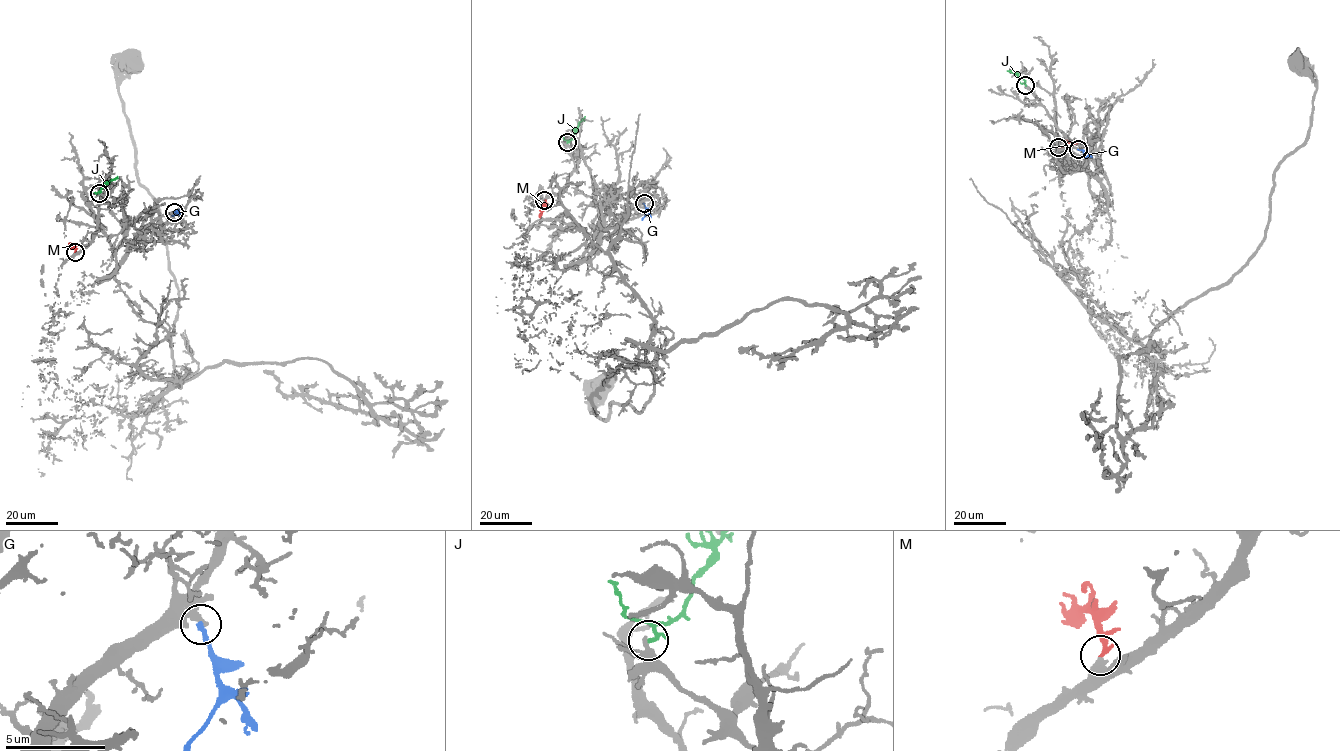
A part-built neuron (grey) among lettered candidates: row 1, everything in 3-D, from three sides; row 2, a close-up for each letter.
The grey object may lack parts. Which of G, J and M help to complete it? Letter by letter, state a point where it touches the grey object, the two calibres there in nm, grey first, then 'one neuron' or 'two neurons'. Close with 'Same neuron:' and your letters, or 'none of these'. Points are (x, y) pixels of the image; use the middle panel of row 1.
G: meets grey at (644, 203); 400 nm thick on the grey side, 200 nm on the other; two neurons
J: meets grey at (567, 142); 240 nm thick on the grey side, 190 nm on the other; two neurons
M: meets grey at (544, 200); 380 nm thick on the grey side, 240 nm on the other; one neuron
Same neuron: M

